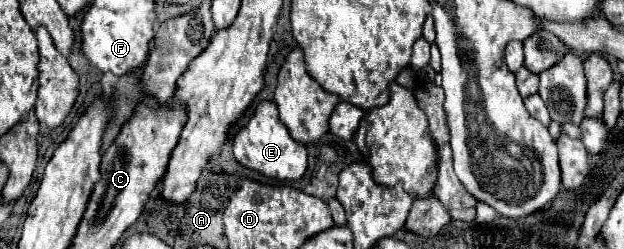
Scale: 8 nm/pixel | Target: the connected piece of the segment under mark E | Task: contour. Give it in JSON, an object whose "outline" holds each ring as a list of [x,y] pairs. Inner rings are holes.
{"outline":[[[274,102],[258,104],[250,122],[244,128],[240,128],[240,132],[234,136],[234,158],[242,166],[280,182],[296,182],[304,176],[308,168],[306,146],[292,140],[292,136],[288,134],[288,128],[280,122],[278,108]]]}

